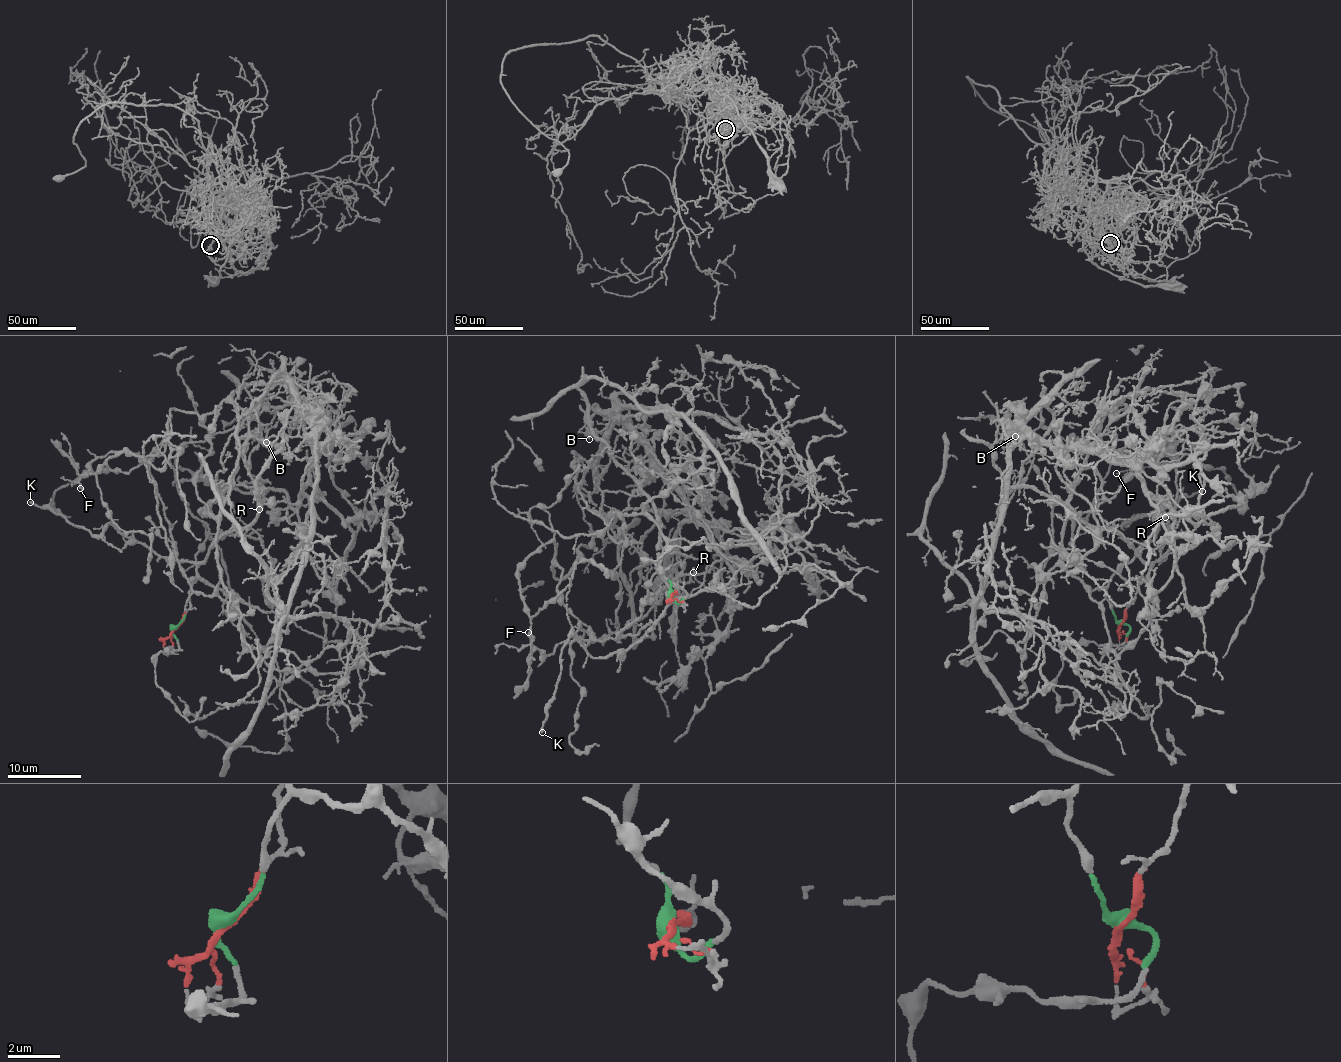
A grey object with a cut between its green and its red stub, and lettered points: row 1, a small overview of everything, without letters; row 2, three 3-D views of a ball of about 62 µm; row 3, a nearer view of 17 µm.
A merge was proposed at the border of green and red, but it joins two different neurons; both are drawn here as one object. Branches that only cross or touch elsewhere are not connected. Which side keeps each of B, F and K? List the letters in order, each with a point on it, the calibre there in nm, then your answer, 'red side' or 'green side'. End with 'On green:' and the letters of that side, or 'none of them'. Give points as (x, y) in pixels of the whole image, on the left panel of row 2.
B: (266, 442) | 110 nm | red side
F: (80, 488) | 110 nm | red side
K: (30, 502) | 200 nm | red side
On green: none of them

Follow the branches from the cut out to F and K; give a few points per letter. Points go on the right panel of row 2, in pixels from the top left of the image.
F: (1120, 624), (1137, 587), (1161, 556), (1174, 519), (1177, 490), (1166, 448), (1159, 446), (1145, 462), (1116, 474)
K: (1120, 624), (1152, 564), (1164, 559), (1171, 536), (1163, 517), (1138, 516), (1127, 523), (1202, 491)

